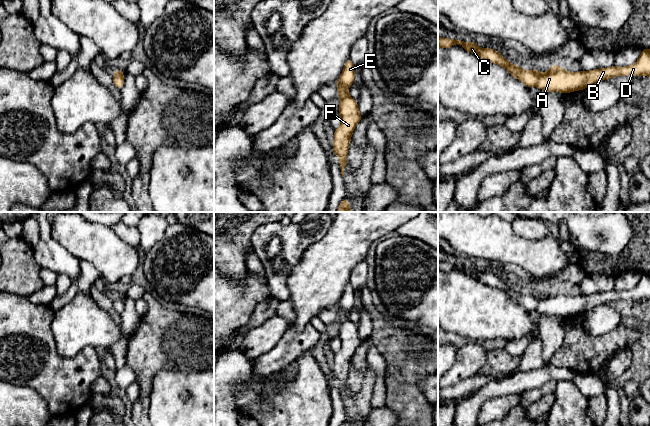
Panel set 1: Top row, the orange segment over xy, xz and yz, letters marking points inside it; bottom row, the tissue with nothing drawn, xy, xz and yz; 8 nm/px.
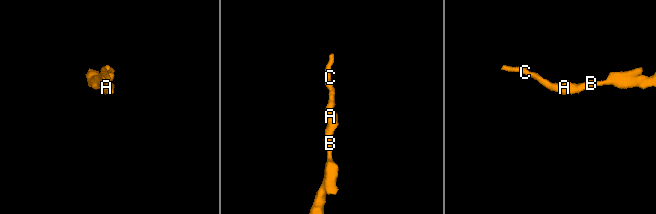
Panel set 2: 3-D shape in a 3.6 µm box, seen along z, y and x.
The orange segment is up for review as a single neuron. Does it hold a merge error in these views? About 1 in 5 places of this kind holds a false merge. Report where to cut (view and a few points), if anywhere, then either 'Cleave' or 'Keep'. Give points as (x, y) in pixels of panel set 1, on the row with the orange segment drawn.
No split. Keep

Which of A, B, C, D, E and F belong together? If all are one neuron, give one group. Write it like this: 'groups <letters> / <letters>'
groups A B C D E F

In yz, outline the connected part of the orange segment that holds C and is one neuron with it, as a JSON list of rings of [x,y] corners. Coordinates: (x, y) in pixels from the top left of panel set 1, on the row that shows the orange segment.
[[[438,37],[438,48],[451,48],[459,43],[463,46],[465,51],[502,66],[527,87],[538,87],[548,92],[556,91],[566,94],[572,91],[579,91],[598,81],[608,80],[616,76],[646,75],[650,77],[650,49],[642,49],[638,60],[633,65],[627,67],[617,67],[614,65],[609,68],[600,68],[590,71],[568,72],[556,64],[542,74],[536,69],[522,70],[518,65],[512,64],[502,57],[499,51],[490,48],[480,48],[474,41],[466,43],[462,39],[451,40]]]

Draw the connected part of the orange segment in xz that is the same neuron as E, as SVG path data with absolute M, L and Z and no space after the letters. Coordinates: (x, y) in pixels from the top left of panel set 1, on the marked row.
M348 58L336 84L338 97L340 98L338 113L341 116L341 124L335 130L334 143L332 145L333 152L340 160L339 165L342 177L344 177L345 166L348 163L347 153L352 133L362 119L362 115L358 110L358 103L348 94L348 89L353 84L354 78L355 67L351 58Z

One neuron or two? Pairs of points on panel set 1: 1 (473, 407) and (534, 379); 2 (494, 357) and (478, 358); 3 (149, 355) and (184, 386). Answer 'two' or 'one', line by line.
1: one
2: two
3: two

